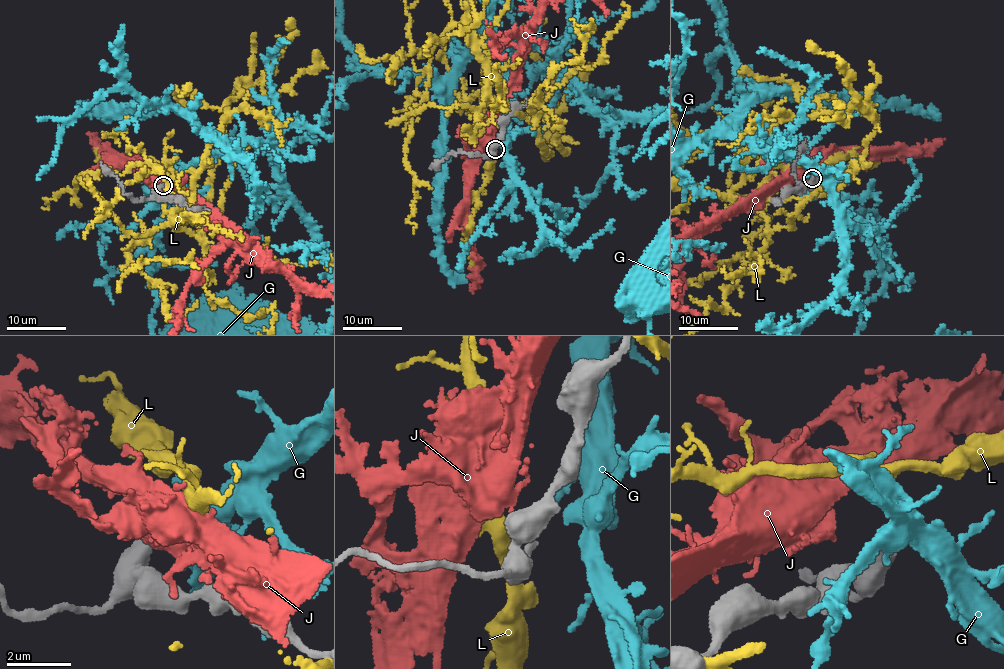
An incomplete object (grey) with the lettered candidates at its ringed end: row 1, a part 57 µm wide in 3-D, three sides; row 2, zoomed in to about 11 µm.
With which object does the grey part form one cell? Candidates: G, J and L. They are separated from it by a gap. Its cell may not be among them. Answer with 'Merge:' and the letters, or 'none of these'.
Merge: none of these

